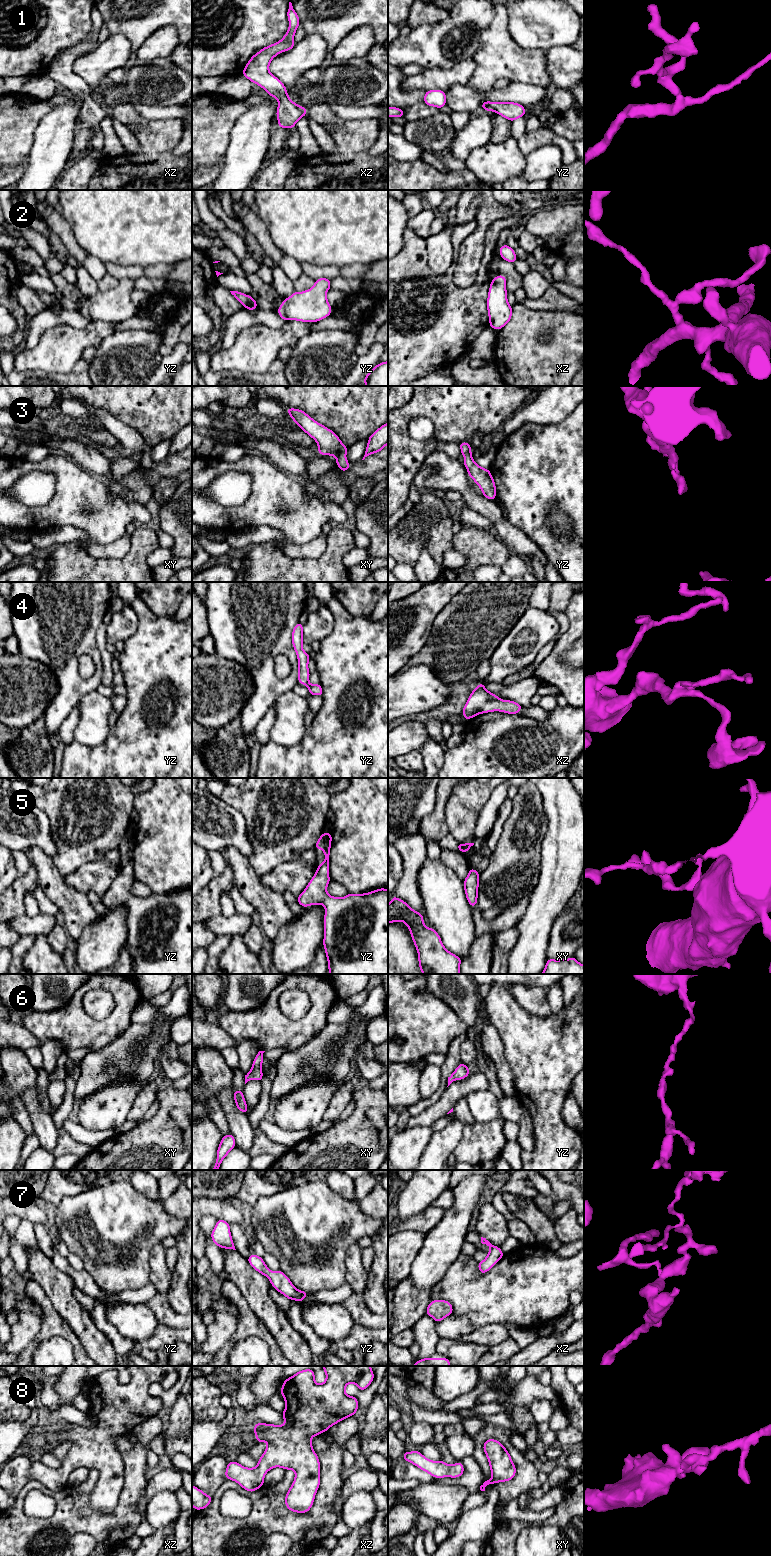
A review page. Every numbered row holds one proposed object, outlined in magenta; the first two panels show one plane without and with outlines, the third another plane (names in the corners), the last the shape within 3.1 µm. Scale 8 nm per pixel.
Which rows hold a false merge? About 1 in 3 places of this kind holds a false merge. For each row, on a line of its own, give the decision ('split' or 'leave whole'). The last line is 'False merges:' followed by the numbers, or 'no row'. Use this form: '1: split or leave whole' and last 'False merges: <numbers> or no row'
1: leave whole
2: leave whole
3: leave whole
4: leave whole
5: leave whole
6: leave whole
7: leave whole
8: leave whole
False merges: no row

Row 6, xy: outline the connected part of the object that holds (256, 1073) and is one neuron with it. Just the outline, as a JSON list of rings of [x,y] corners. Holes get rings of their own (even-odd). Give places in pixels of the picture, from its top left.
[[[259,1051],[256,1057],[254,1058],[251,1070],[245,1075],[245,1084],[252,1079],[255,1079],[261,1083],[262,1077],[263,1077],[261,1064],[264,1061],[263,1059],[264,1052],[265,1051]]]

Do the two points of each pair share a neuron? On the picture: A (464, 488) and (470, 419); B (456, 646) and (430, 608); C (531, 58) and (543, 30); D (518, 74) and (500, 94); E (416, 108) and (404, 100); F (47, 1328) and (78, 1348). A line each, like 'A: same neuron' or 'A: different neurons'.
A: different neurons
B: different neurons
C: different neurons
D: different neurons
E: same neuron
F: same neuron

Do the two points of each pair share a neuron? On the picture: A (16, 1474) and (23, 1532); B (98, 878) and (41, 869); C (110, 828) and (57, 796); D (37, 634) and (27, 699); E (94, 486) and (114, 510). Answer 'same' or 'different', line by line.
A: different
B: different
C: same
D: different
E: same

